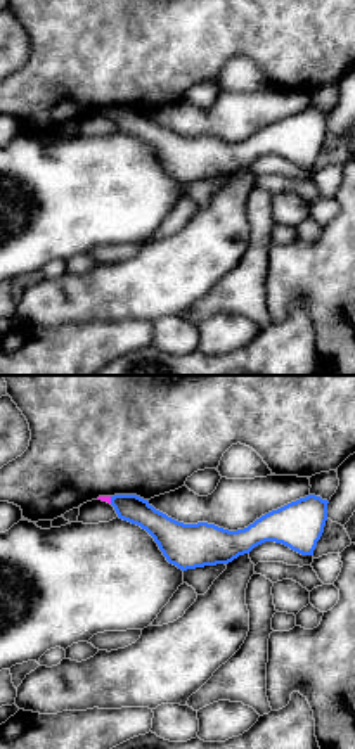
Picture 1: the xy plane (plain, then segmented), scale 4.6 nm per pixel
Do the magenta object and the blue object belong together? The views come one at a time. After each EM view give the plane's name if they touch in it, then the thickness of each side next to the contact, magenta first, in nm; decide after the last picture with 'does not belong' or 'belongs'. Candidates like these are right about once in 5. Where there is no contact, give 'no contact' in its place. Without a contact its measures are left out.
contact in xy; calibres 30 and 130 nm

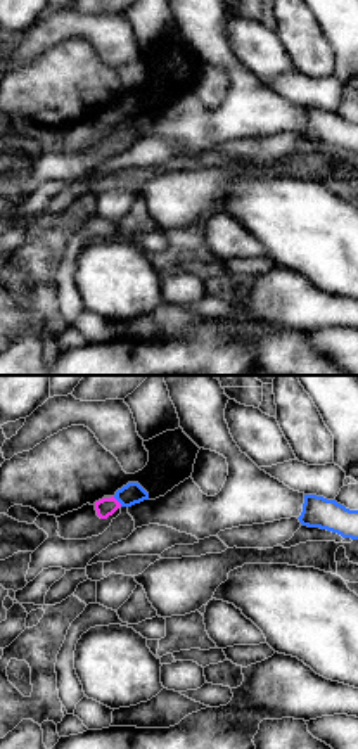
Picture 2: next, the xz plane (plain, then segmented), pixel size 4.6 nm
contact in xz; calibres 90 and 100 nm

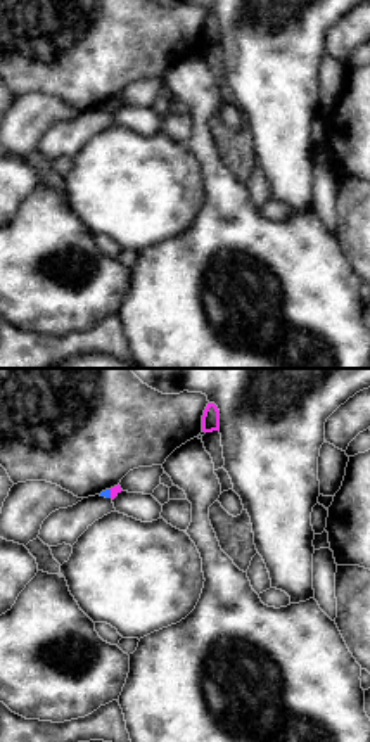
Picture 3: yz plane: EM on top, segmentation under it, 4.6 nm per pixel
contact in yz; calibres 40 and 40 nm

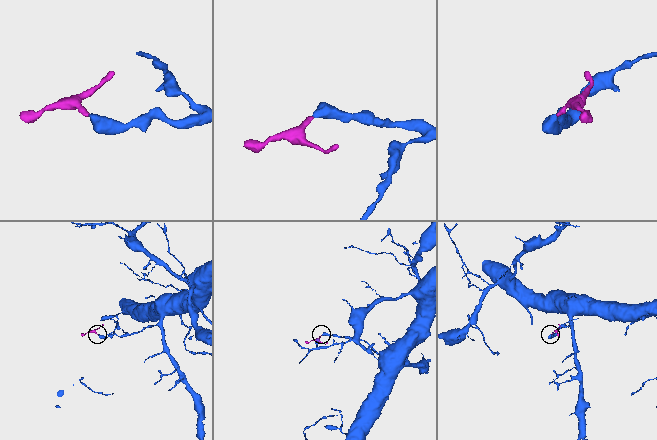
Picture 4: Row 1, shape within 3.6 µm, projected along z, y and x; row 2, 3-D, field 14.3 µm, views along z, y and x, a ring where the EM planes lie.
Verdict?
belongs

